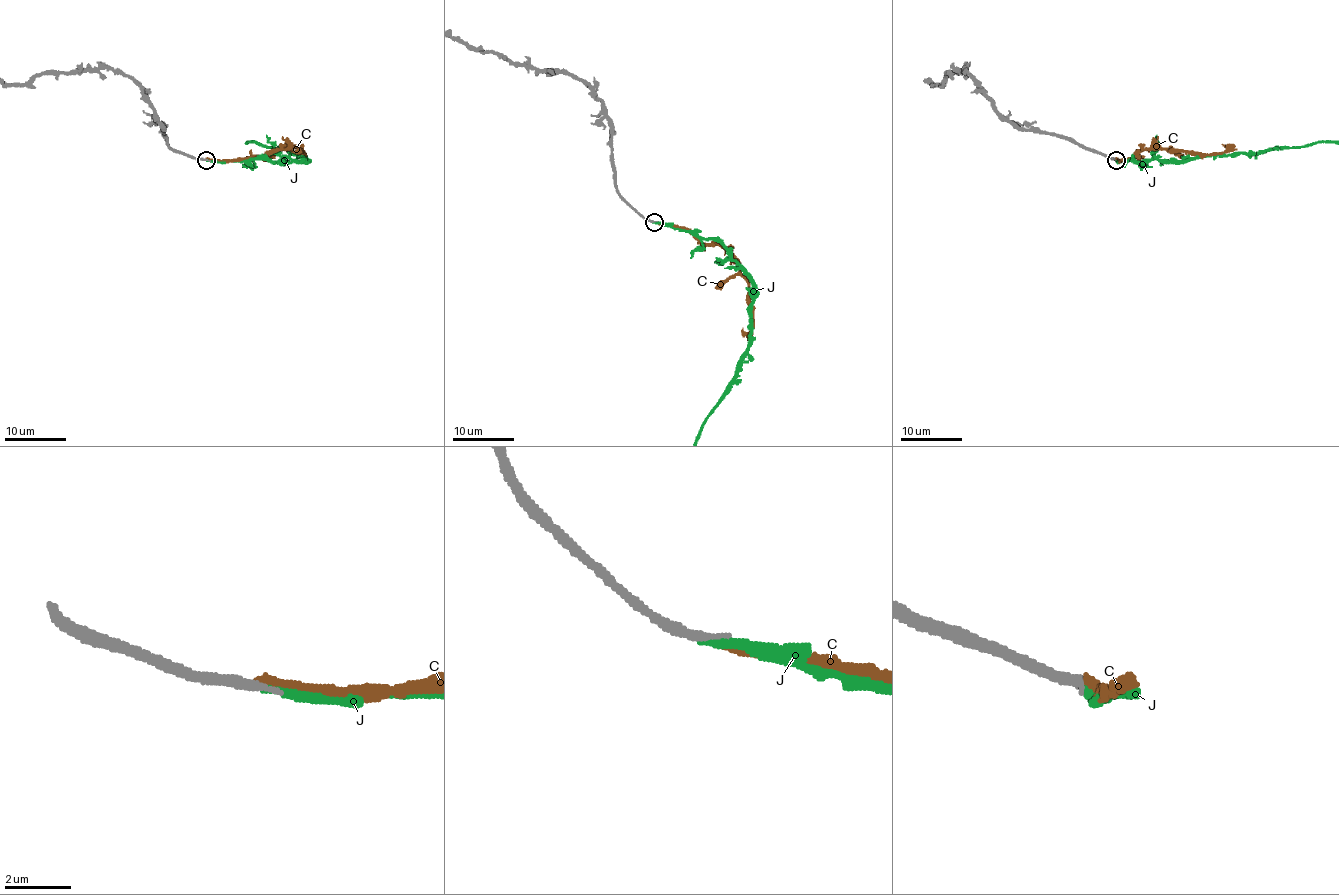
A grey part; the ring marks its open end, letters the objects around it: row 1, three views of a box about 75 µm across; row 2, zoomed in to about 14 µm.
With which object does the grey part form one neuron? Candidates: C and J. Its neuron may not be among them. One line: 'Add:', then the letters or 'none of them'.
Add: J

